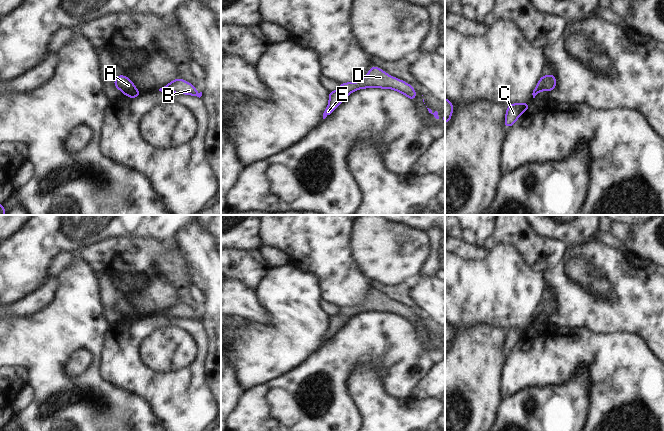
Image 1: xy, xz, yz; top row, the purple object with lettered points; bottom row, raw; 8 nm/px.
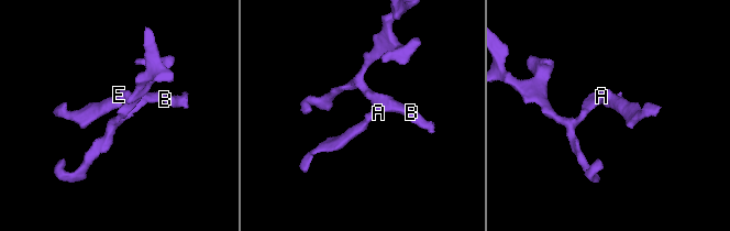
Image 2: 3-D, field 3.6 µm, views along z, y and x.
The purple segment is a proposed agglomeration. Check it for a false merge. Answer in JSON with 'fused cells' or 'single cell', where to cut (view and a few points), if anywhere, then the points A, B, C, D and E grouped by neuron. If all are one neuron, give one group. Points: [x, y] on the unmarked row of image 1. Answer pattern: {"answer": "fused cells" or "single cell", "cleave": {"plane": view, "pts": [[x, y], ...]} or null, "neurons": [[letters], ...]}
{"answer": "single cell", "cleave": null, "neurons": [["A", "B", "C", "D", "E"]]}

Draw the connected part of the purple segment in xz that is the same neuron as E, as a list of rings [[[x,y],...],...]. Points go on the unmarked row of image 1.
[[[371,289],[371,294],[361,305],[342,307],[339,309],[338,314],[329,316],[329,328],[323,337],[323,343],[329,340],[350,317],[369,311],[393,313],[409,321],[412,325],[416,322],[416,315],[410,308],[392,301],[380,292]]]

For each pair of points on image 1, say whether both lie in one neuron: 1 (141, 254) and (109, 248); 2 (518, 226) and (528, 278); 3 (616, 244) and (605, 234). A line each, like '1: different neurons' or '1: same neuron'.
1: same neuron
2: different neurons
3: same neuron

